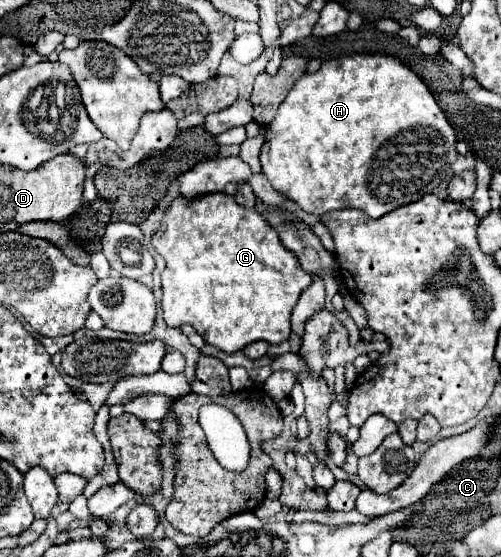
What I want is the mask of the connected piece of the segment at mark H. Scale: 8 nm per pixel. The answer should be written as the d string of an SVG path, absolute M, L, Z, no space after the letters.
M351 54L345 58L335 58L325 62L317 72L313 74L305 74L301 76L295 86L289 90L287 98L281 102L275 120L267 126L265 130L265 144L261 148L261 168L263 174L269 178L269 182L273 184L273 188L281 190L283 194L287 194L289 198L293 198L303 210L323 216L327 212L335 212L335 210L345 210L345 208L359 208L363 212L367 212L371 218L379 218L399 206L405 206L409 202L415 202L419 198L423 198L425 194L433 194L433 190L451 176L451 166L457 160L457 136L455 130L451 128L451 124L447 122L443 110L437 106L431 90L425 86L425 82L409 68L405 66L399 58L393 56L385 56L385 54Z

